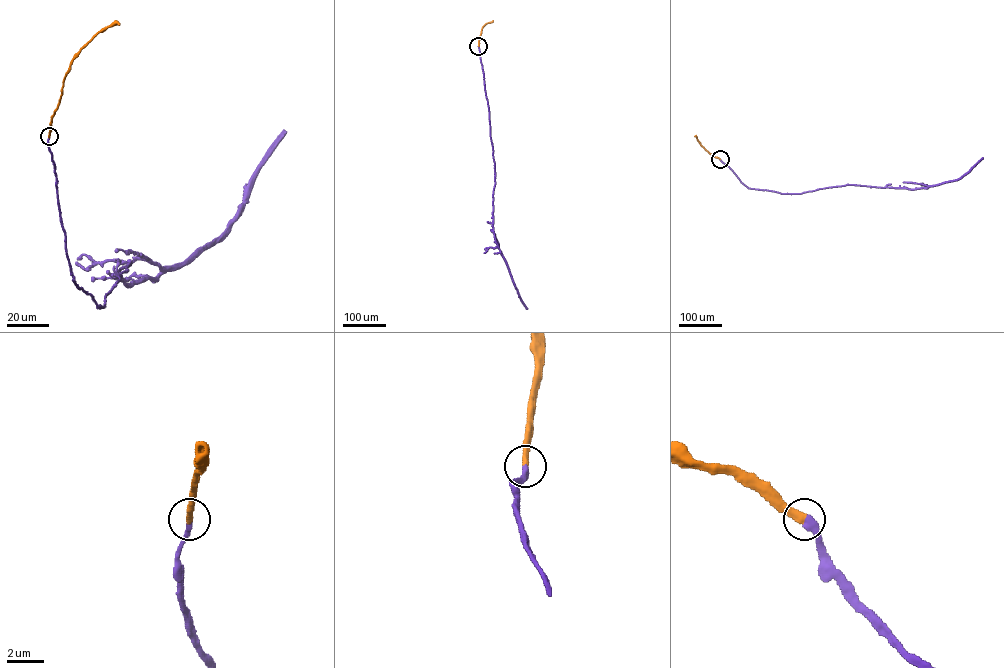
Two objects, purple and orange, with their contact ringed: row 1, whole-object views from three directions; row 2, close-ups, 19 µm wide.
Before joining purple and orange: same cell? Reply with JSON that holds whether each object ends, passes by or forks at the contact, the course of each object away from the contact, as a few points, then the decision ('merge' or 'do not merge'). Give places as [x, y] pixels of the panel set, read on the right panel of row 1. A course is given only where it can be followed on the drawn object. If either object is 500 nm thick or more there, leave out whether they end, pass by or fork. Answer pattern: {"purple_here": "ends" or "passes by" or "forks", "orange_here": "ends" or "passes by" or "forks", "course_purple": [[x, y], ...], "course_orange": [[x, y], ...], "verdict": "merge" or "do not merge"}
{"purple_here": "ends", "orange_here": "ends", "course_purple": [[720, 159], [748, 188], [792, 194], [847, 185], [926, 188], [961, 177], [982, 157]], "course_orange": [[720, 159], [706, 150], [694, 136]], "verdict": "merge"}

